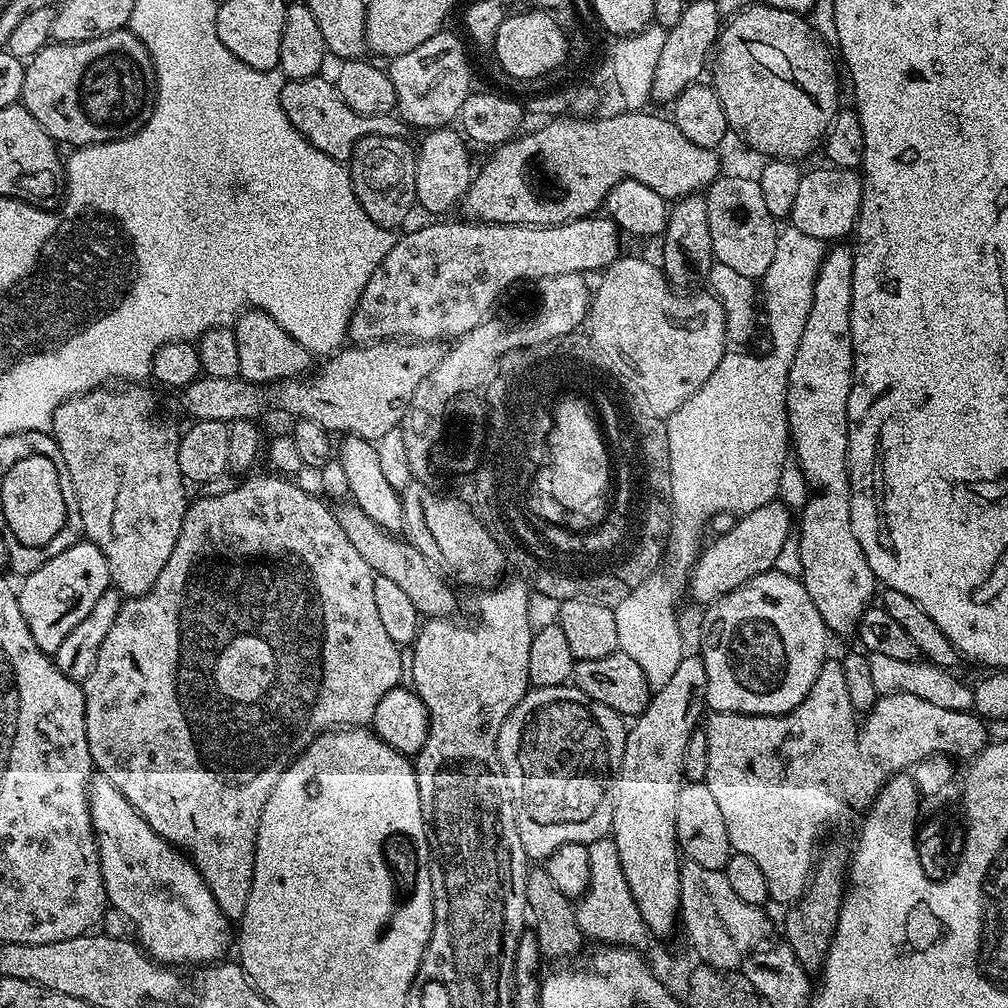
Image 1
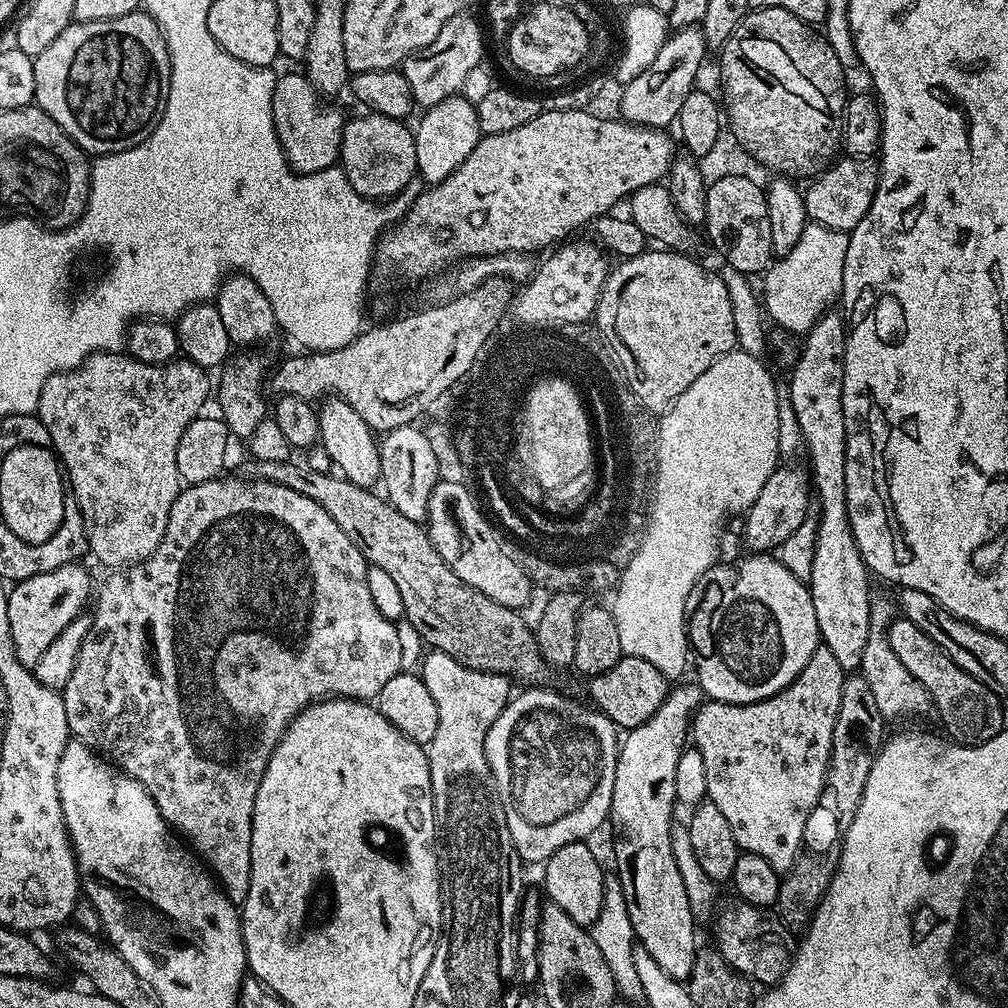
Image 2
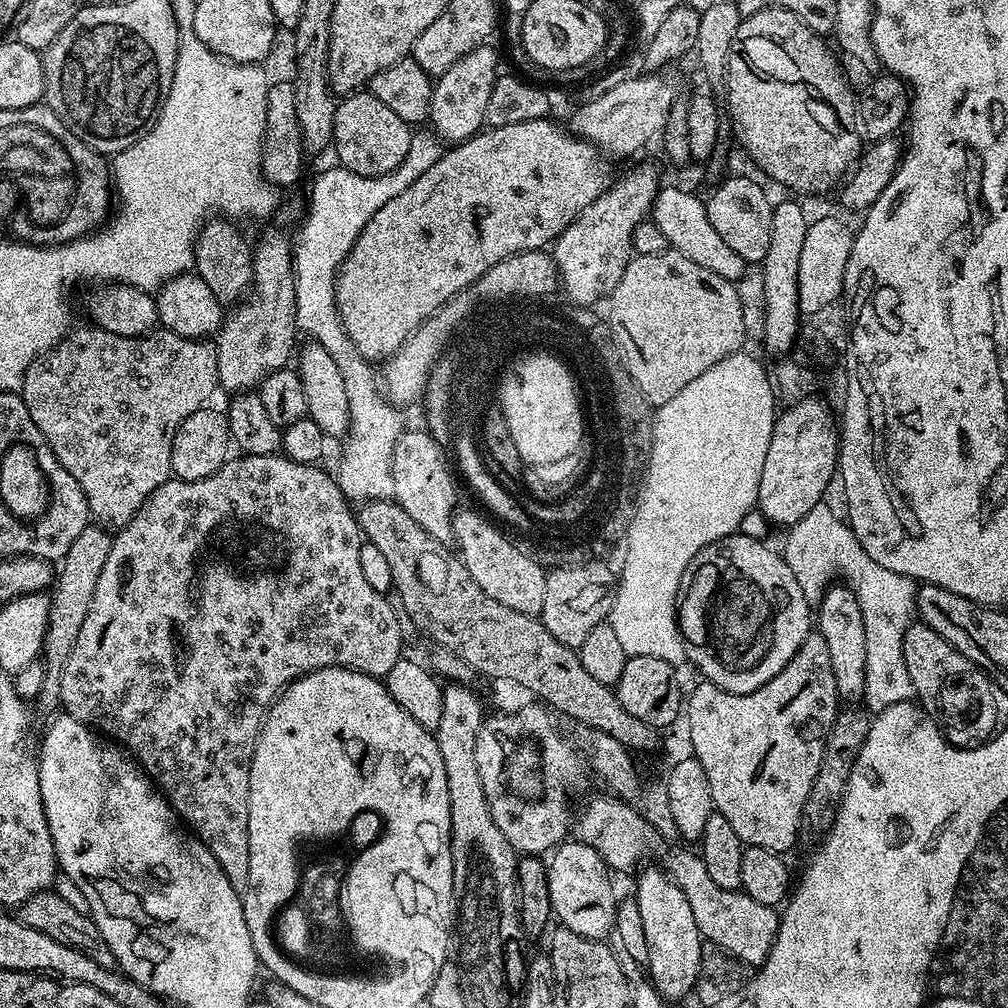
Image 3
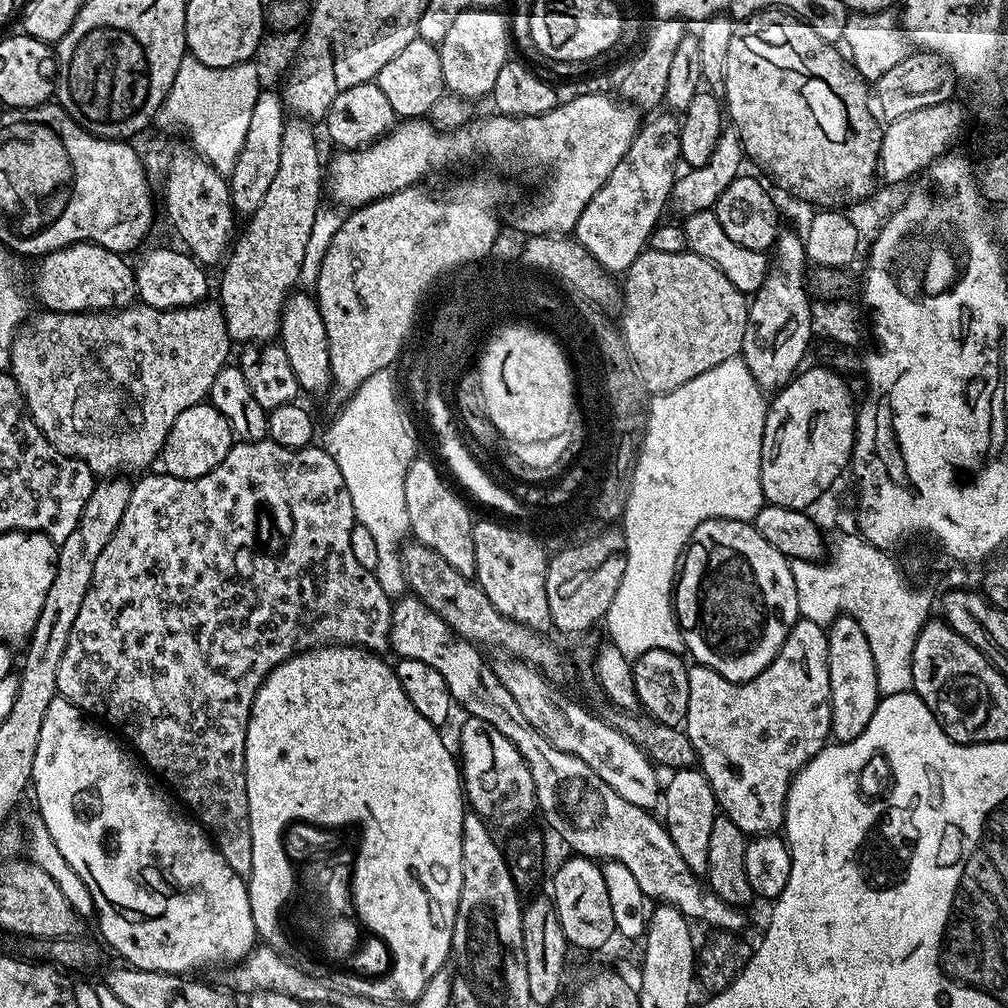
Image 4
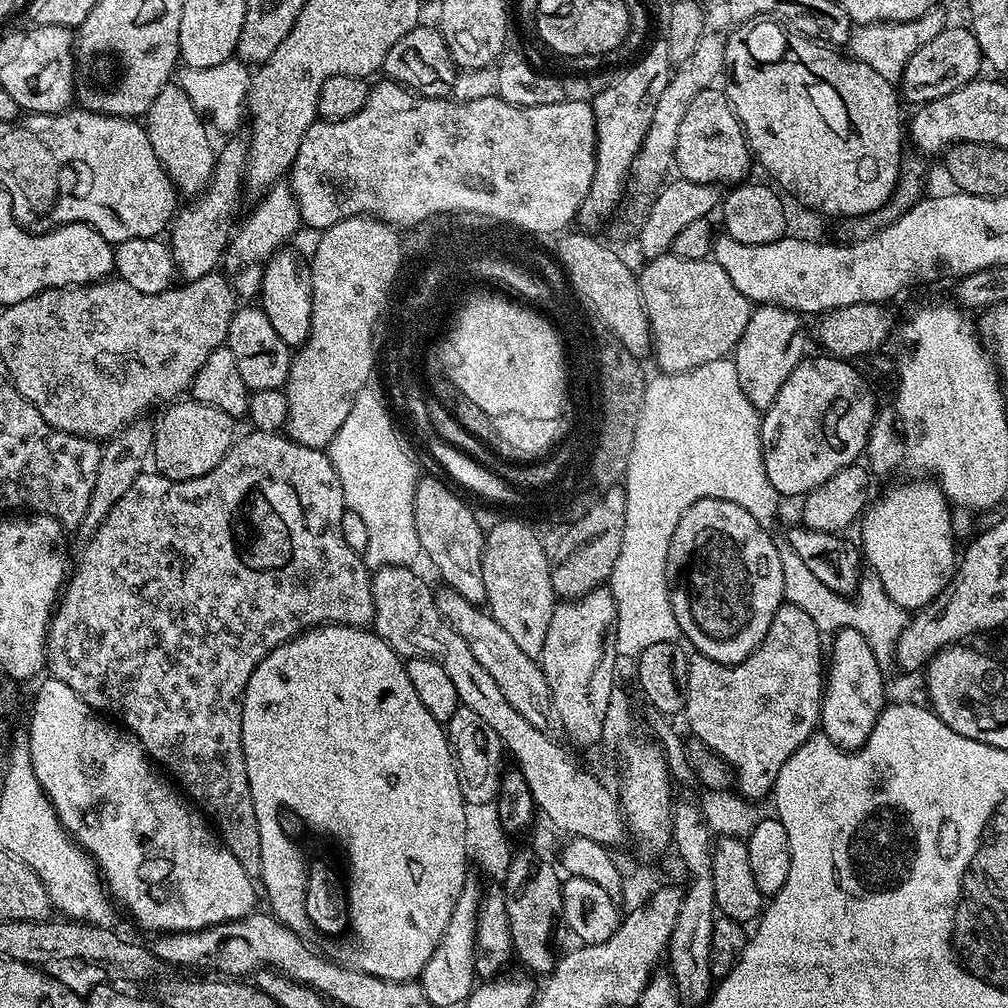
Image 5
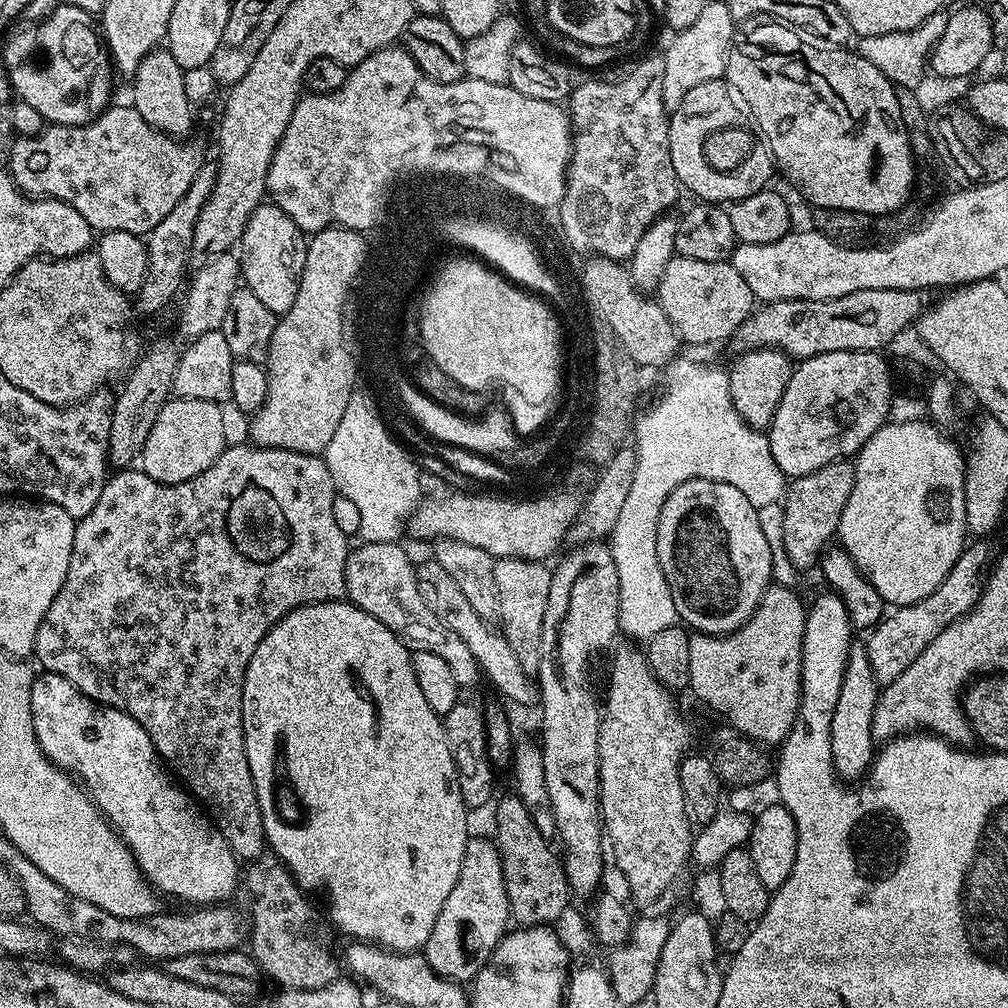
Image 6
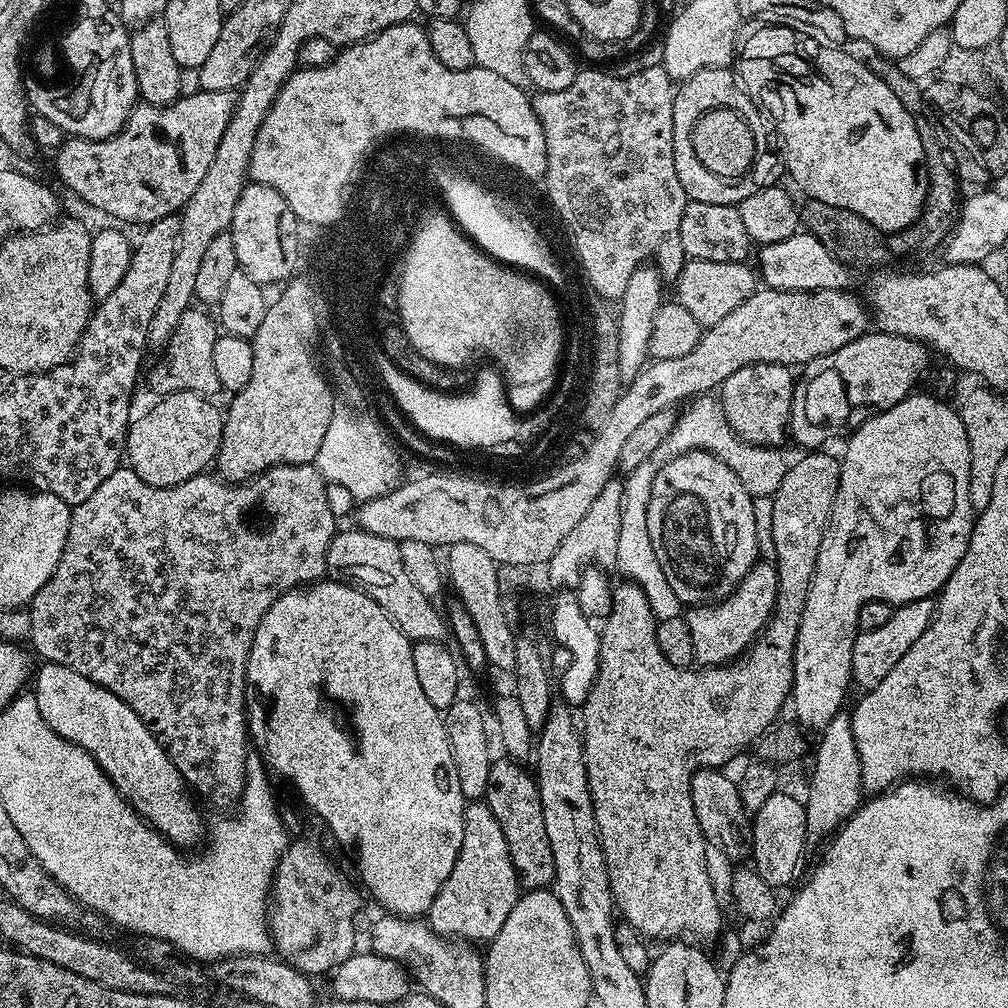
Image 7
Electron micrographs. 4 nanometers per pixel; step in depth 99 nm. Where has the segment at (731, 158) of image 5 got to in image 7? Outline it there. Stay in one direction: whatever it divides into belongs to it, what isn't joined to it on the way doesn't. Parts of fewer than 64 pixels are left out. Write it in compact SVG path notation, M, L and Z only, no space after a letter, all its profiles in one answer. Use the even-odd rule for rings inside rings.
M731 67L698 70L698 74L694 74L688 80L683 81L675 89L672 101L674 102L674 170L678 170L678 182L682 182L682 190L687 194L689 200L739 205L741 200L750 198L750 194L754 194L763 188L773 187L774 180L764 176L764 174L754 174L754 182L750 184L750 190L742 190L740 186L730 186L726 180L718 182L716 178L704 174L704 168L696 162L696 158L692 154L692 146L688 142L688 132L694 130L694 124L692 124L694 118L700 112L704 112L704 108L710 108L710 106L738 104L738 108L744 108L746 116L752 118L752 124L756 126L754 130L758 134L770 134L761 109L756 101L748 97L747 92L738 83L738 77Z

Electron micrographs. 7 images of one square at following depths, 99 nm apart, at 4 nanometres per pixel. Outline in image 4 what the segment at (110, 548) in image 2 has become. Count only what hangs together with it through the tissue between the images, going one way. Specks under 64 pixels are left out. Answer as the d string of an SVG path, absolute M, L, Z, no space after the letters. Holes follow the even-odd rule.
M201 302L190 308L151 308L142 303L135 303L127 308L118 308L106 312L49 312L40 310L36 317L25 319L16 329L16 337L12 343L10 354L10 375L16 380L18 390L24 399L32 421L42 430L42 434L62 454L72 456L76 460L86 462L92 475L97 478L112 478L117 474L143 473L153 463L157 463L159 454L164 448L166 434L170 434L170 426L174 426L174 418L182 414L182 410L190 410L190 406L202 404L208 400L210 386L214 386L214 378L218 378L218 370L229 363L228 347L230 341L226 330L226 318L219 303Z

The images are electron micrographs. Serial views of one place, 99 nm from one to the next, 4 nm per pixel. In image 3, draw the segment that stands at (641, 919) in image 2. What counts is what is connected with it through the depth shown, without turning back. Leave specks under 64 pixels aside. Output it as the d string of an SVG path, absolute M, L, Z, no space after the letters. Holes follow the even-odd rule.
M656 866L646 869L637 878L634 899L638 915L642 918L642 931L646 934L646 971L651 987L668 1002L680 1000L683 996L691 997L696 987L704 944L698 922L694 922L694 910L690 910L690 902L686 902L686 894L678 890L663 867Z

